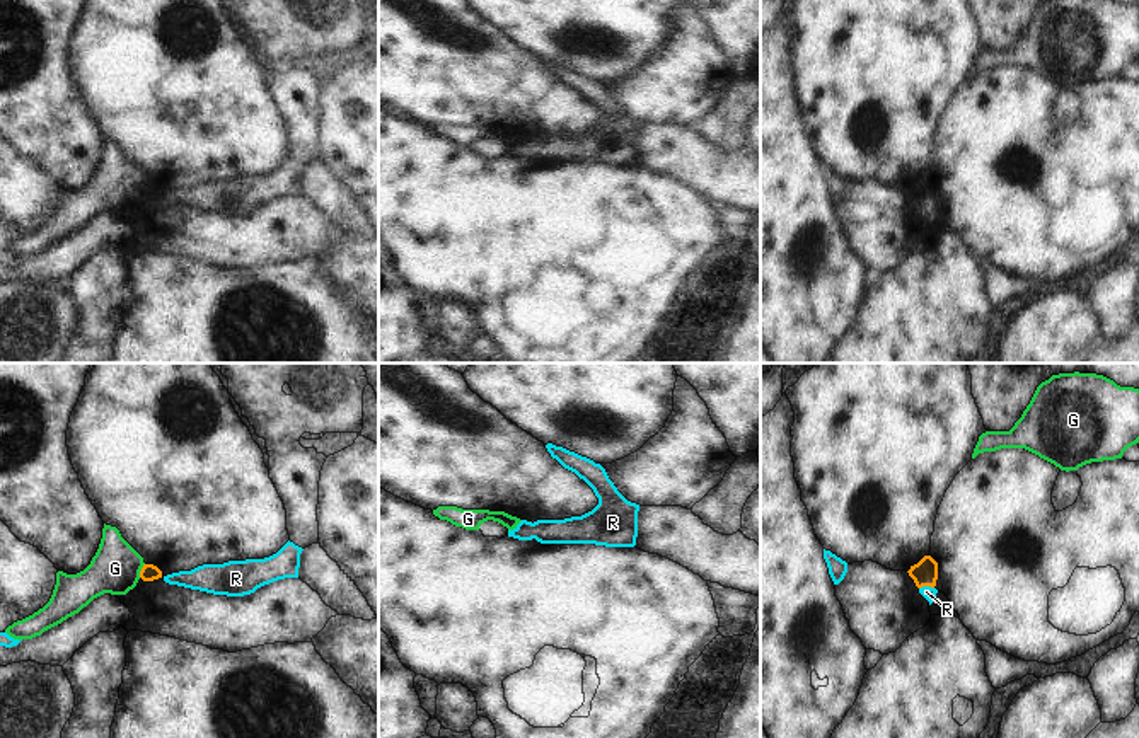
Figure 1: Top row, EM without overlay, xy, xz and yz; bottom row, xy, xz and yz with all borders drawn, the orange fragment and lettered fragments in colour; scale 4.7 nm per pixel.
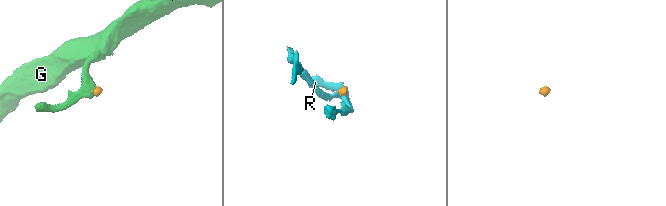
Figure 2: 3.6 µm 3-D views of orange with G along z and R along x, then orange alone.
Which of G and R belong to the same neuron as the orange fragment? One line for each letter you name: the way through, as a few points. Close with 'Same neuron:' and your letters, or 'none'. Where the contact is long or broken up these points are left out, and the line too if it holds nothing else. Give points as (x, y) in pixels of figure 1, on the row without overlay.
R: Path across: yz (925, 191), (926, 203), (926, 210)
Same neuron: R.

